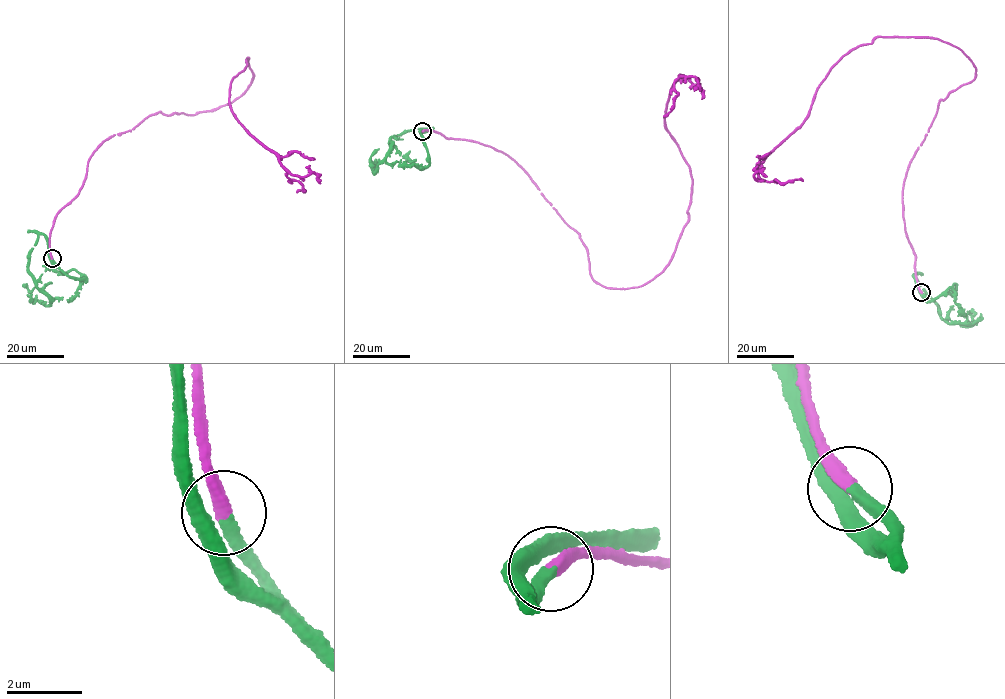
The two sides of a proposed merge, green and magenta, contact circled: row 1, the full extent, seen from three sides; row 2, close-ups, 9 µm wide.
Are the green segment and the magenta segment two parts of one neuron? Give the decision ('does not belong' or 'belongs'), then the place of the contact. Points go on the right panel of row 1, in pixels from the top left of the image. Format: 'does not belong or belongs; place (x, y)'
belongs; place (921, 292)

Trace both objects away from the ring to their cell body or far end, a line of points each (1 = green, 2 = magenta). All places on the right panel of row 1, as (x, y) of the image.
1: (921, 293), (913, 275), (949, 324), (972, 324), (980, 319), (975, 321), (974, 312), (968, 312)
2: (921, 293), (902, 187), (940, 101), (974, 80), (960, 49), (877, 37), (840, 58), (757, 166), (803, 180)

